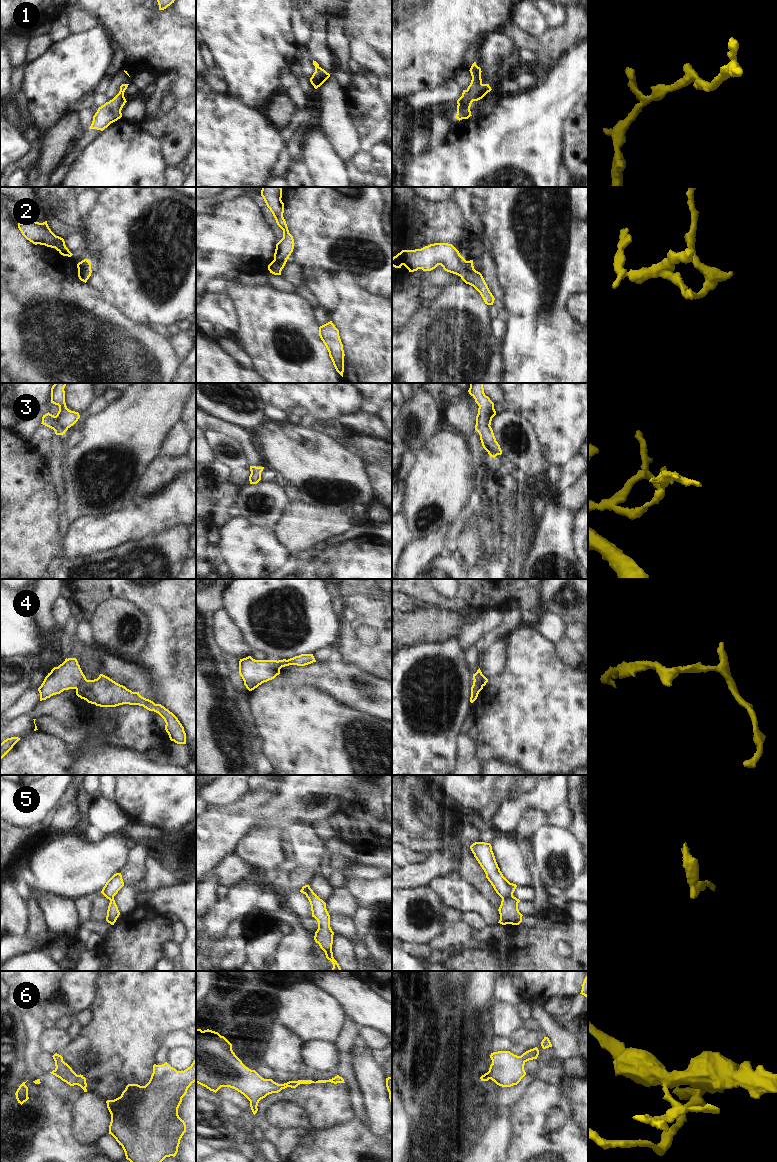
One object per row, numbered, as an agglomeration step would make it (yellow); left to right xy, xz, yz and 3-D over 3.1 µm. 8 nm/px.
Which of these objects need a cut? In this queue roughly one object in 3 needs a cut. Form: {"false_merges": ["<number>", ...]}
{"false_merges": ["2", "4", "5"]}

